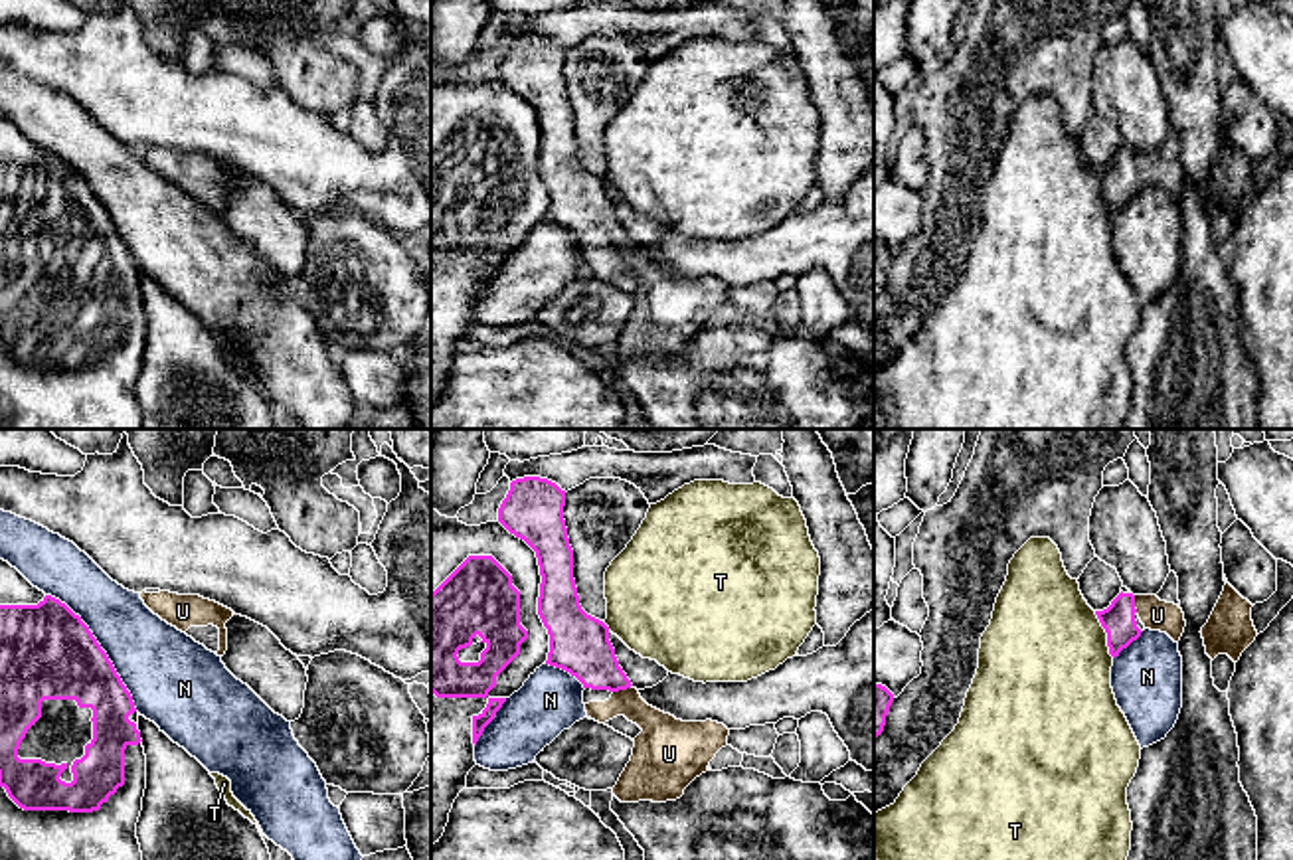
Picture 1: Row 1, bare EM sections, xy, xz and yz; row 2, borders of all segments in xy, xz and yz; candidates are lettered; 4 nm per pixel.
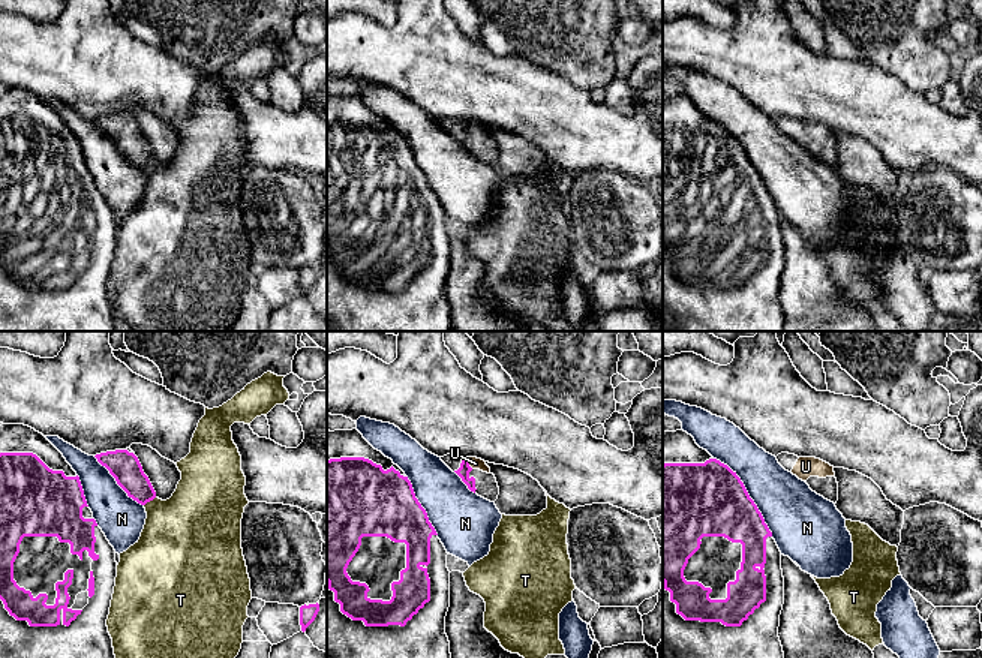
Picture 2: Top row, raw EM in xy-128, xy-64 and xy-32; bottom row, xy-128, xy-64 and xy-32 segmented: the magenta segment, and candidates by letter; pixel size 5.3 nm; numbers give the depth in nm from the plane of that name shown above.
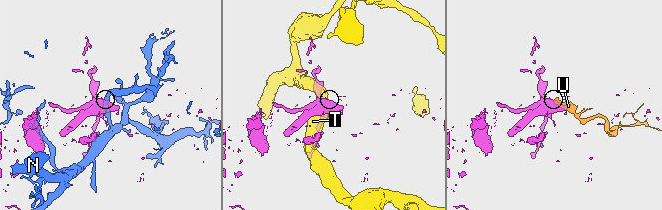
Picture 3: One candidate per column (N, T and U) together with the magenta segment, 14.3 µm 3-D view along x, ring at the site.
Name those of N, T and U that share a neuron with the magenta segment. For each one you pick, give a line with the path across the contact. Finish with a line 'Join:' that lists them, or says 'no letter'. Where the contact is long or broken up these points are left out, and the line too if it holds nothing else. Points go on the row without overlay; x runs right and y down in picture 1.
U: runs through xz (580, 202), (621, 246), (663, 291)
Join: U

